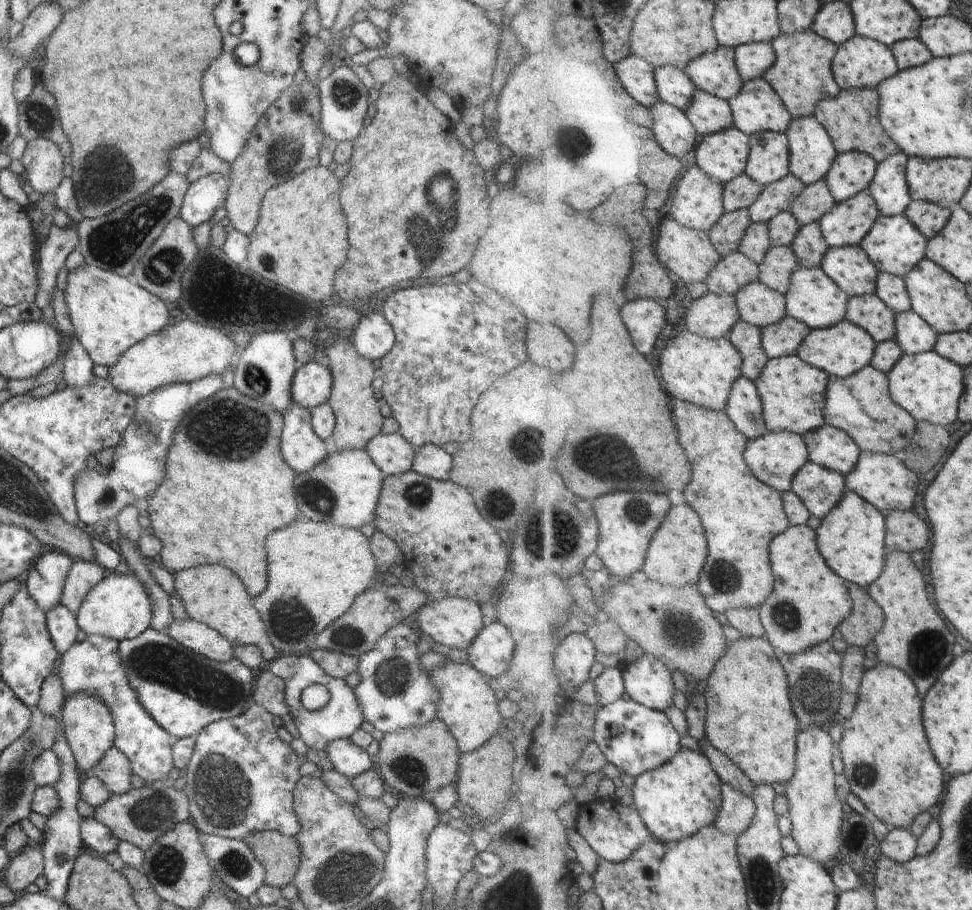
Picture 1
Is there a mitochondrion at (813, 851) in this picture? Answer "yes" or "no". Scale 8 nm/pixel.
no

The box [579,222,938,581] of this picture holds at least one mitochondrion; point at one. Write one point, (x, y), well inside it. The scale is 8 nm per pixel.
(638, 509)

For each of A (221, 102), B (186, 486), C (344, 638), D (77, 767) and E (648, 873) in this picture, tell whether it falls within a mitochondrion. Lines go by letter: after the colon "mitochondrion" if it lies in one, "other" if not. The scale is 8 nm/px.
A: mitochondrion
B: other
C: mitochondrion
D: other
E: other

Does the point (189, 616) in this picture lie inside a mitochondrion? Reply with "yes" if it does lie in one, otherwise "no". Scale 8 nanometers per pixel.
no

